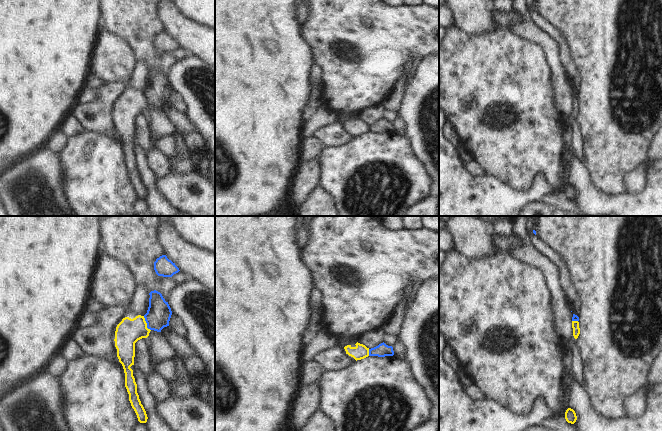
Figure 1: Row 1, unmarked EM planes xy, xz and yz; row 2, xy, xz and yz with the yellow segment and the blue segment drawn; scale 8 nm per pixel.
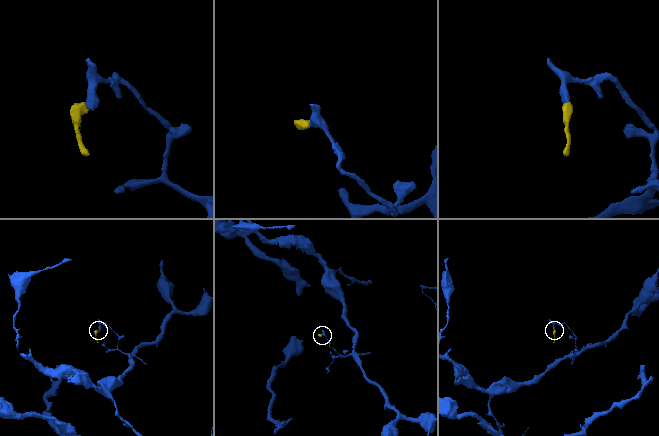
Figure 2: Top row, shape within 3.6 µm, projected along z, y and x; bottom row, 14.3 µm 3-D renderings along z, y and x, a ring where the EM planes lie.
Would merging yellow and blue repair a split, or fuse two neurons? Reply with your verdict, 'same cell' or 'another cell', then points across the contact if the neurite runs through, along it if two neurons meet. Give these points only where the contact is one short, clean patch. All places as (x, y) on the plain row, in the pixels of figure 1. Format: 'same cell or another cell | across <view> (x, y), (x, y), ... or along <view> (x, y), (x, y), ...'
another cell | along xy (143, 92), (146, 102), (150, 106)

